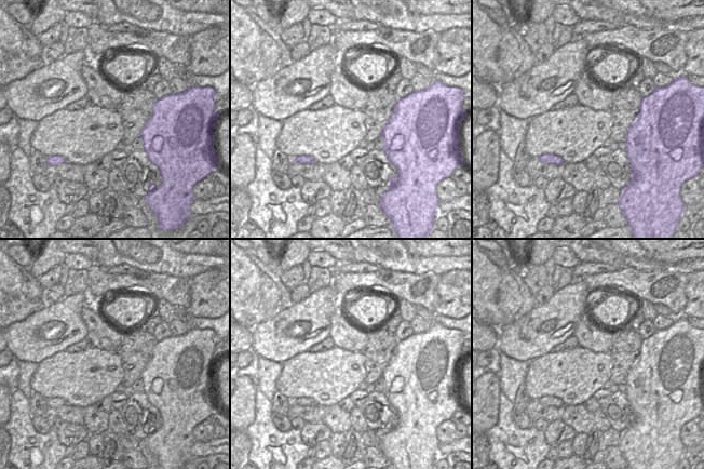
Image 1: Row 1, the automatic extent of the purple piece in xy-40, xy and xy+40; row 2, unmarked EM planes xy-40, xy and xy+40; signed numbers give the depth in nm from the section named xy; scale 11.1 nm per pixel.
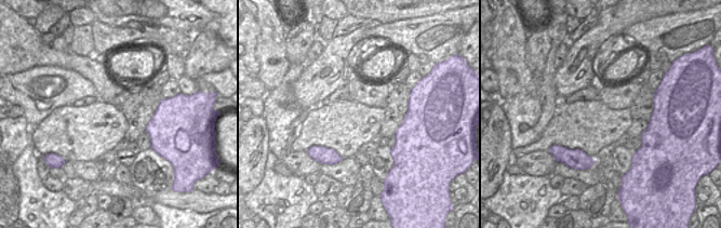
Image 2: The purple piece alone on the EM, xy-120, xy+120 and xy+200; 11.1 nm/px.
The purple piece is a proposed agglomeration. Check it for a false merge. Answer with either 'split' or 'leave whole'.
leave whole

